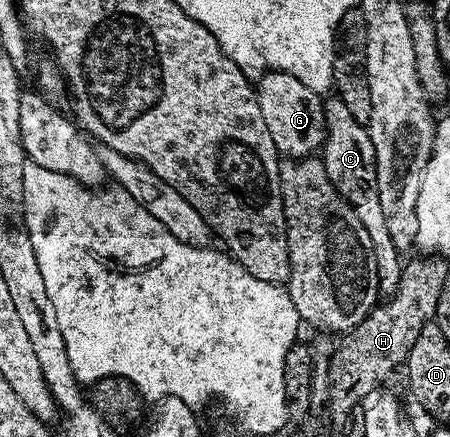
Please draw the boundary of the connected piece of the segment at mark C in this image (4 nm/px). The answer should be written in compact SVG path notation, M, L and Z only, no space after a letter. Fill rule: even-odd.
M332 97L332 100L329 98L325 102L324 125L324 168L338 193L342 193L342 197L351 205L354 213L358 213L358 221L362 221L366 233L370 233L370 241L374 241L380 291L389 297L395 294L399 287L402 255L397 251L394 237L390 237L390 229L386 229L386 217L382 215L382 201L376 180L376 150L368 136L368 128L365 124L354 121L354 117L350 117L350 109L346 109L339 97Z

